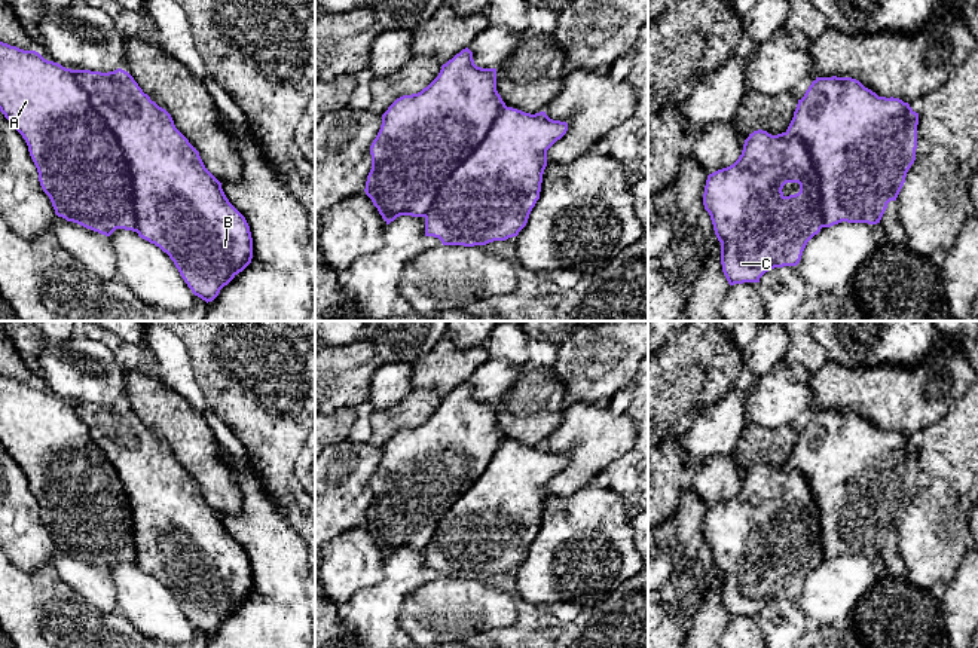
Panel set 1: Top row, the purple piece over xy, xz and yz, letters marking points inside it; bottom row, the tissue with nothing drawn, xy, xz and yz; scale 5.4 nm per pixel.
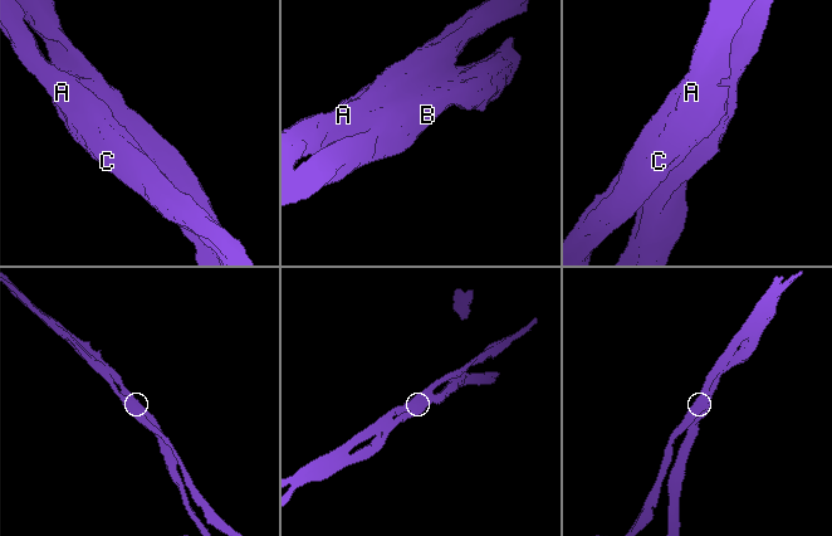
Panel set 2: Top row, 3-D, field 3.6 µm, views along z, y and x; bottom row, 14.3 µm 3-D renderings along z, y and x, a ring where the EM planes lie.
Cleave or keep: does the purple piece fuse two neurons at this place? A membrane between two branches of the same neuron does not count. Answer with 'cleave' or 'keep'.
cleave

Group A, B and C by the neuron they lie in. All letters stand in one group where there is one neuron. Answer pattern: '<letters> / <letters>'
A C / B

